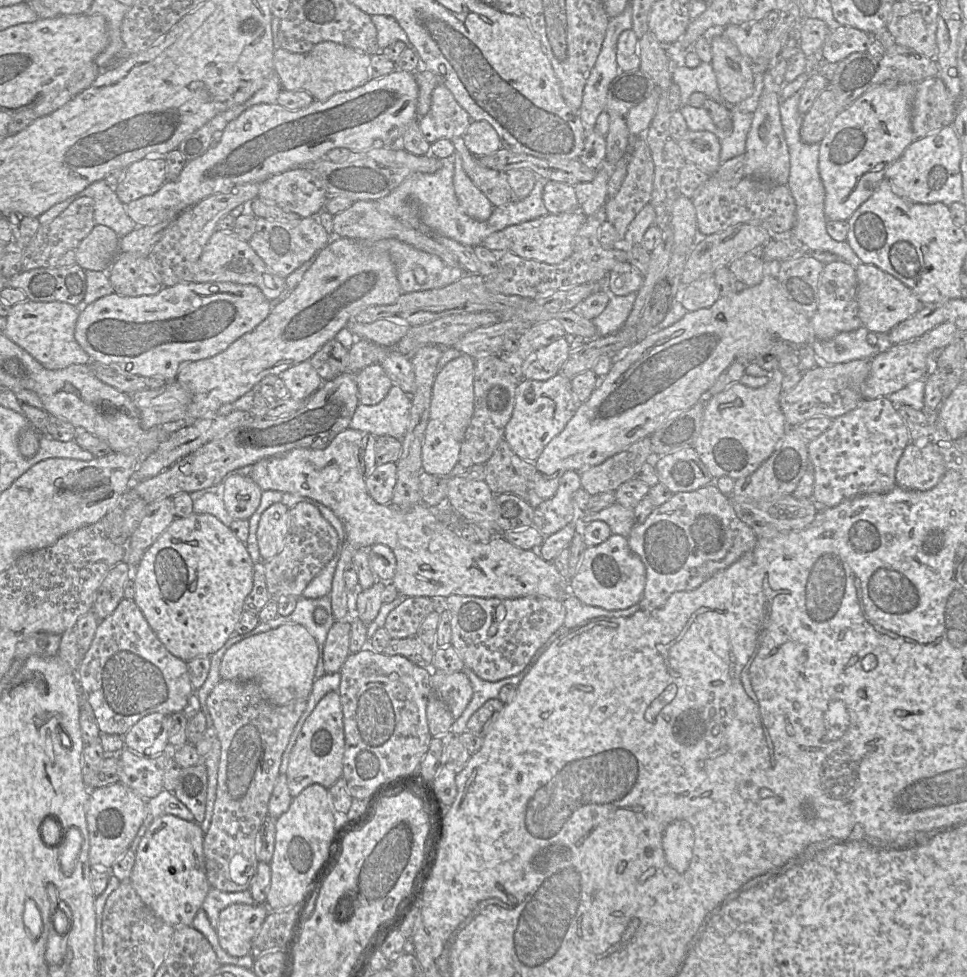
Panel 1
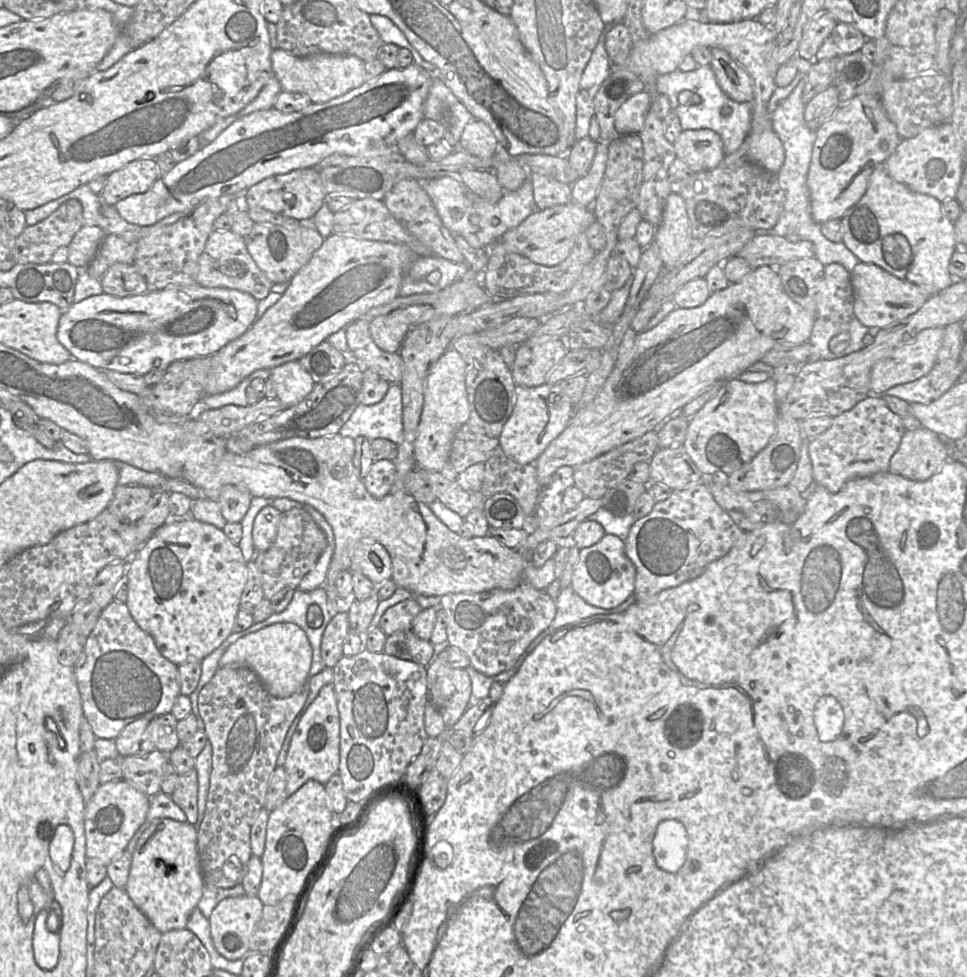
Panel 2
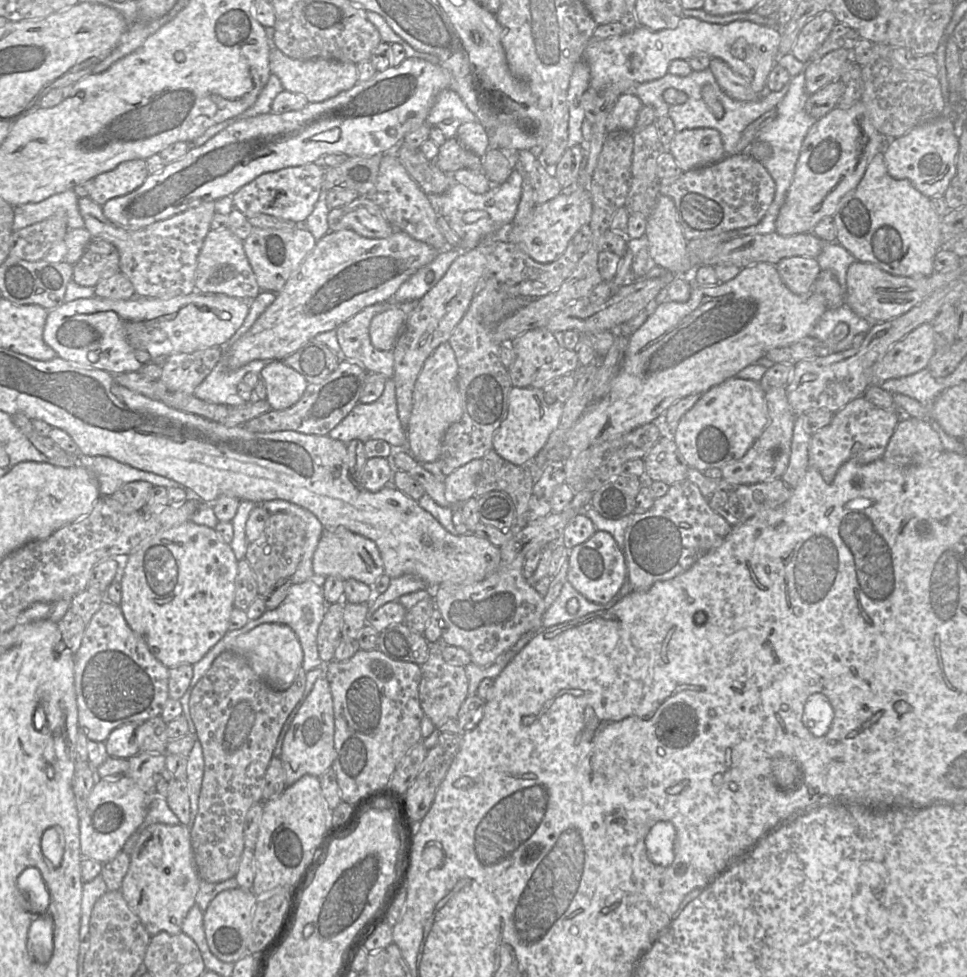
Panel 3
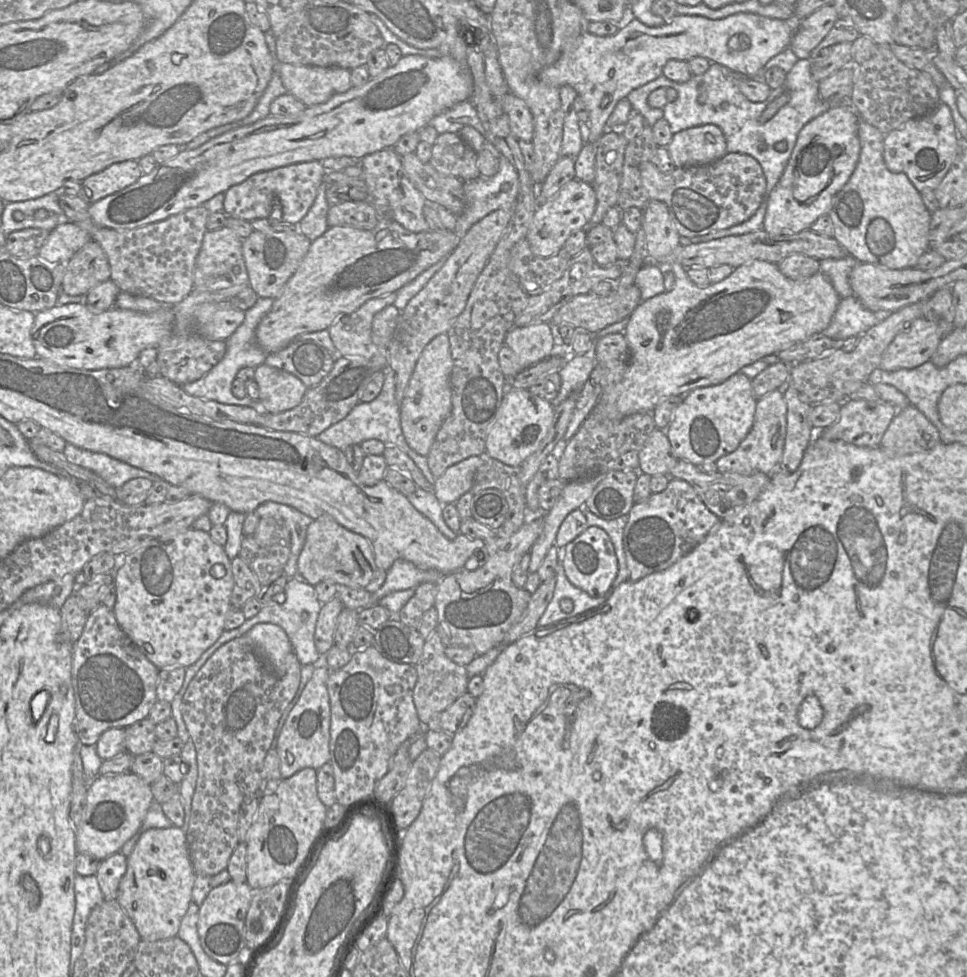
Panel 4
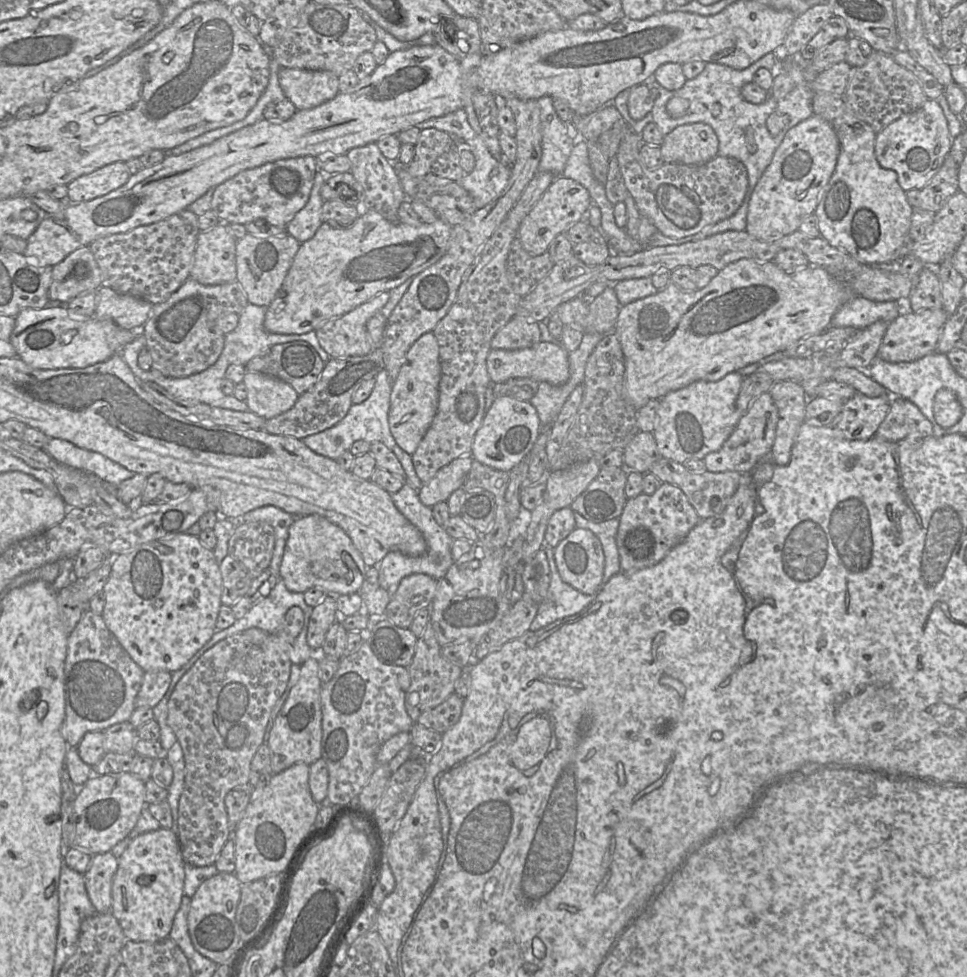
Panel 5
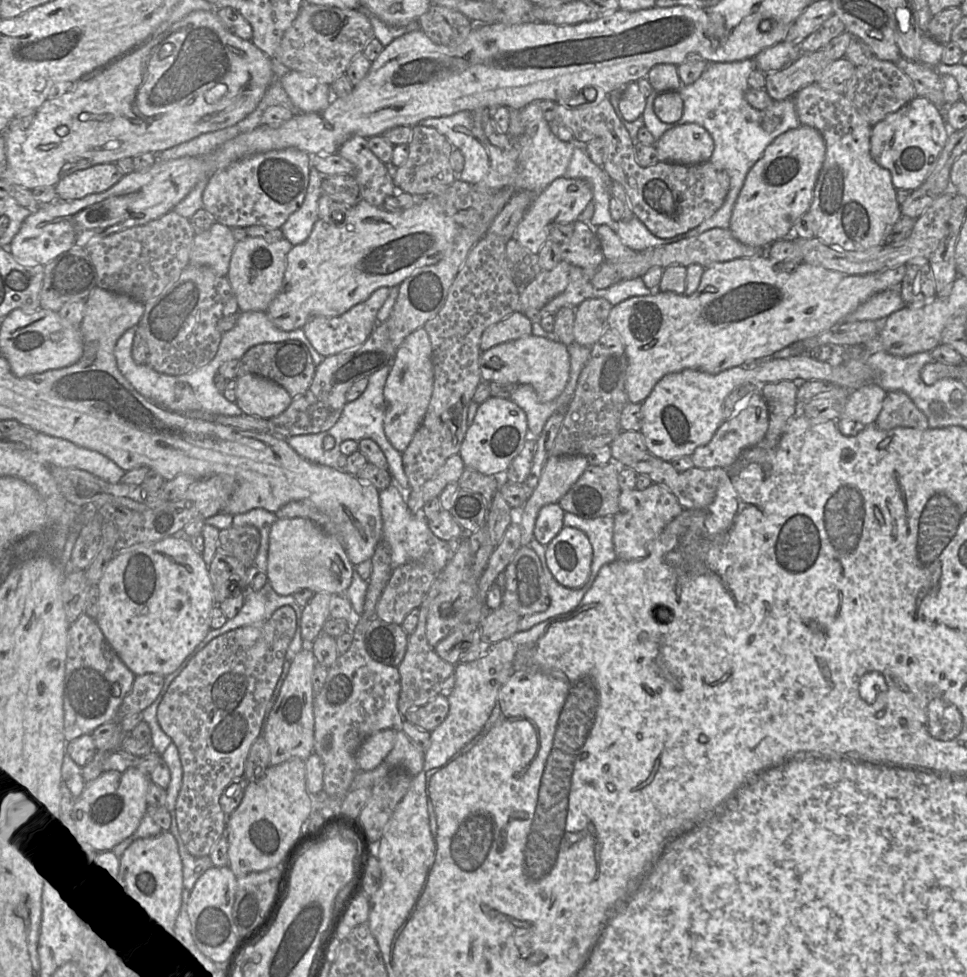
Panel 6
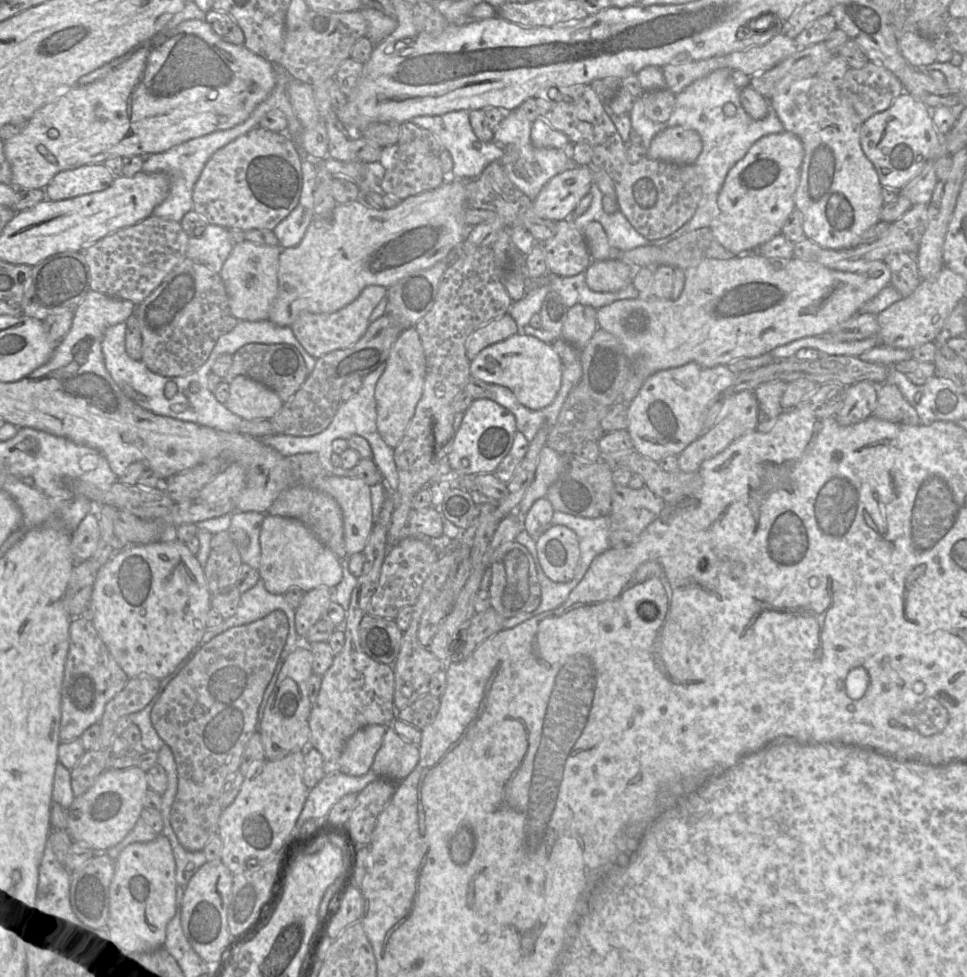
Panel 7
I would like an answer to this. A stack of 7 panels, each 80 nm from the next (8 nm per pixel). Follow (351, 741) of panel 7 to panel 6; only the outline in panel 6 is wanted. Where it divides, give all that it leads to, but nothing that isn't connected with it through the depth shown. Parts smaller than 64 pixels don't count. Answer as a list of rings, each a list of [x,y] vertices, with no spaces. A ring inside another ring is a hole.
[[[386,729],[367,737],[359,746],[355,758],[360,772],[377,768],[392,750],[396,731]]]

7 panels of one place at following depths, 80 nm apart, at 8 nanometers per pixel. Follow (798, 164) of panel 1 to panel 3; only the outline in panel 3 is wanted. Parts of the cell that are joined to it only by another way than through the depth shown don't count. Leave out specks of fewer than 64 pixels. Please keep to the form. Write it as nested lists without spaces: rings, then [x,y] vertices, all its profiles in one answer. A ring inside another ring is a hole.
[[[803,69],[799,74],[790,79],[788,92],[777,106],[777,116],[757,135],[757,141],[767,142],[772,147],[771,156],[760,162],[768,170],[775,181],[775,197],[765,216],[758,224],[746,228],[732,230],[732,232],[734,232],[734,234],[737,236],[769,234],[776,232],[775,222],[793,181],[795,168],[801,152],[803,141],[812,125],[817,121],[817,119],[811,117],[806,111],[806,102],[810,95],[806,91],[805,83],[806,76],[805,69]],[[838,242],[824,243],[816,259],[822,270],[830,270],[836,275],[839,284],[846,291],[847,271],[858,260]]]

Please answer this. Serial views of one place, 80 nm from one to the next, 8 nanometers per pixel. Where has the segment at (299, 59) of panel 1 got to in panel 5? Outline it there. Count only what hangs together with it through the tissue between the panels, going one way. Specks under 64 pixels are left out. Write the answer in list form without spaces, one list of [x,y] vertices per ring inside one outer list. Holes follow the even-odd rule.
[[[281,67],[278,79],[297,111],[317,107],[339,94],[339,76],[329,71]]]

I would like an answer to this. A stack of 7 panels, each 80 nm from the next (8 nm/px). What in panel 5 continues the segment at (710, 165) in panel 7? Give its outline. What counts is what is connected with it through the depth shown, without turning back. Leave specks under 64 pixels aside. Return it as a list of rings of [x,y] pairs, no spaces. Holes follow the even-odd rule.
[[[773,52],[768,53],[763,57],[759,58],[757,61],[755,61],[745,69],[734,69],[719,63],[708,62],[705,64],[705,68],[699,75],[697,75],[693,79],[690,80],[687,79],[684,85],[678,90],[667,90],[663,88],[661,85],[659,85],[653,79],[653,77],[649,77],[646,81],[643,82],[643,84],[650,86],[651,94],[653,95],[654,98],[654,105],[650,112],[653,117],[652,122],[658,126],[658,128],[660,129],[661,133],[664,136],[669,134],[673,129],[681,125],[692,124],[692,123],[704,123],[711,126],[715,131],[719,141],[718,156],[735,158],[741,161],[745,165],[748,173],[748,182],[749,182],[749,191],[750,191],[756,185],[759,178],[766,169],[765,165],[760,164],[759,167],[758,165],[759,161],[755,160],[755,155],[759,151],[757,150],[757,146],[756,145],[751,146],[752,141],[757,136],[759,136],[757,125],[759,124],[763,116],[768,116],[770,113],[774,113],[774,114],[782,114],[782,113],[773,112],[776,111],[776,106],[780,104],[780,99],[775,99],[769,95],[768,99],[765,102],[761,104],[752,104],[746,101],[742,97],[741,88],[745,84],[753,82],[753,75],[758,69],[768,68],[775,72],[779,70],[780,63],[781,62],[779,61],[779,58],[777,57],[776,53]],[[674,96],[687,99],[689,102],[689,107],[686,113],[679,118],[671,117],[666,111],[666,104],[668,100]]]

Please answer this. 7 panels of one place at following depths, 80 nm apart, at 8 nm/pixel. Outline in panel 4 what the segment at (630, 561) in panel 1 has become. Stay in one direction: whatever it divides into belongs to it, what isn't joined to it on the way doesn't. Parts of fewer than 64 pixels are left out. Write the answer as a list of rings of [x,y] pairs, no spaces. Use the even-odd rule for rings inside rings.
[[[589,526],[584,532],[560,548],[563,567],[568,580],[592,597],[605,597],[613,591],[618,574],[618,559],[609,535],[601,528]]]

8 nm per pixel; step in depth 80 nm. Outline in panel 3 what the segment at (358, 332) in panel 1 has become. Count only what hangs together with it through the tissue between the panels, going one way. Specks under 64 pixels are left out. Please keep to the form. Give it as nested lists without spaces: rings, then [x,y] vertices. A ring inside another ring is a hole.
[[[399,307],[378,313],[370,323],[369,334],[373,346],[381,351],[392,351],[404,327],[406,314]]]

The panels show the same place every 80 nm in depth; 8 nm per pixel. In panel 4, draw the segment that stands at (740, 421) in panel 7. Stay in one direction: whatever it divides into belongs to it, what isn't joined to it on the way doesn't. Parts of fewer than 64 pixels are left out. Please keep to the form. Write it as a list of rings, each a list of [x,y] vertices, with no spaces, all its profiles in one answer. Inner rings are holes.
[[[782,388],[768,392],[758,398],[751,430],[735,451],[719,458],[715,462],[718,472],[738,473],[745,476],[773,474],[777,471],[783,455],[786,427],[787,405]]]

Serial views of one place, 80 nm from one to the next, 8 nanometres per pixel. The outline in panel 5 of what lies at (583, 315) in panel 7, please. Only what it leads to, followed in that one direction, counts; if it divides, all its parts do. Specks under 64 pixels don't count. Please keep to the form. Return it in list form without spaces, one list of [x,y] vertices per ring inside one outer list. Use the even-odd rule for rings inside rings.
[[[608,287],[595,298],[588,298],[589,316],[585,333],[607,334],[615,329],[622,305],[613,287]]]

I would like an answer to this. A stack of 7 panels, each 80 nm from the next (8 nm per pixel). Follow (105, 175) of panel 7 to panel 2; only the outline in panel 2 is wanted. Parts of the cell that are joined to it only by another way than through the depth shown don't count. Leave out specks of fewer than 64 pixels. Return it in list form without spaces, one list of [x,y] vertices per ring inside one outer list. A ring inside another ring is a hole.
[[[154,158],[134,160],[106,177],[100,197],[103,203],[114,206],[128,196],[148,191],[159,177]]]

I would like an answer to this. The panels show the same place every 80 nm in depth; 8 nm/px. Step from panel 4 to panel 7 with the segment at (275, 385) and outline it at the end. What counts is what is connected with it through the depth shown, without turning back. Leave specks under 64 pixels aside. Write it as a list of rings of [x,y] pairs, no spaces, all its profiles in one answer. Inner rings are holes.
[[[238,375],[229,382],[229,397],[224,405],[243,420],[270,420],[283,403],[270,388],[247,376]]]

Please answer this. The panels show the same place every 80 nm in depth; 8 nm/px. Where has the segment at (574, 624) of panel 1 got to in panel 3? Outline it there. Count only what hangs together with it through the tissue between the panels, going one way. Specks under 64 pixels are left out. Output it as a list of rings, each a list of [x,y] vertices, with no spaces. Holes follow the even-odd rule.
[[[626,579],[615,598],[608,604],[602,605],[588,600],[567,580],[559,596],[546,610],[542,618],[542,626],[547,629],[598,611],[606,610],[630,593],[632,593],[632,586],[628,579]]]

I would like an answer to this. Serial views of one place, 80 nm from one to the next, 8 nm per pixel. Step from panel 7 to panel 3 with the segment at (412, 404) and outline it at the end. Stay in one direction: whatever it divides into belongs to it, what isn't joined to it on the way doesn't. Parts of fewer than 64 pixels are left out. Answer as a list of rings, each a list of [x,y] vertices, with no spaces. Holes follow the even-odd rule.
[[[449,342],[439,345],[426,359],[413,390],[413,407],[406,428],[408,448],[418,462],[436,462],[446,430],[463,415],[458,387],[458,364]]]

